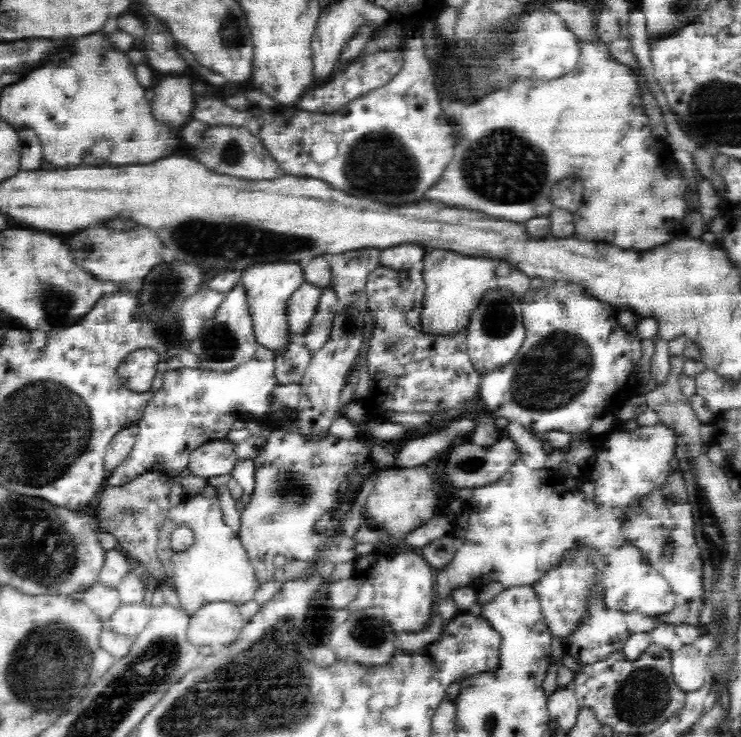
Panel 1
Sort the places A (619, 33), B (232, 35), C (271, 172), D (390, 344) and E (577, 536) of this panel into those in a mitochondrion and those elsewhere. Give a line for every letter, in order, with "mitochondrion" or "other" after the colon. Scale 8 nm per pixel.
A: other
B: mitochondrion
C: other
D: mitochondrion
E: other

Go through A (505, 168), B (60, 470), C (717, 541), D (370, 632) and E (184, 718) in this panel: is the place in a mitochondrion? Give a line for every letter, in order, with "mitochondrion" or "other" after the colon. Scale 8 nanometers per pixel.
A: mitochondrion
B: other
C: mitochondrion
D: mitochondrion
E: mitochondrion

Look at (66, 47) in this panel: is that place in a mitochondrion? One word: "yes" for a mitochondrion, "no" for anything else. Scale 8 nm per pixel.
no

